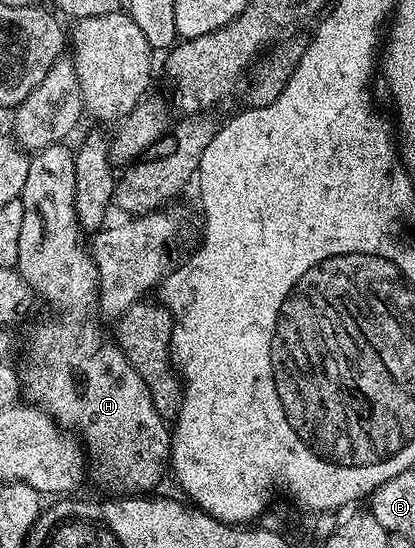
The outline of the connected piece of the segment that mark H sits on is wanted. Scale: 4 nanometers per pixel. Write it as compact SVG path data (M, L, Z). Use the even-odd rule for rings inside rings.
M65 143L60 144L53 144L52 146L48 146L44 150L40 150L39 152L33 153L33 155L30 156L30 165L28 166L28 179L24 182L24 190L21 194L21 201L22 205L24 206L24 223L22 225L22 229L20 230L20 254L18 255L18 263L16 265L16 271L21 274L21 276L24 278L24 282L26 285L30 288L31 293L35 297L39 296L40 299L43 300L44 303L47 304L50 308L58 308L54 312L54 316L50 316L47 318L47 320L42 320L39 322L39 324L34 324L30 328L30 333L26 336L26 365L21 365L20 368L20 388L21 391L24 393L25 399L27 401L33 402L35 405L38 406L44 406L44 411L58 423L63 429L71 430L70 428L75 428L76 431L79 432L80 435L82 435L81 443L85 445L87 449L88 447L91 448L92 451L95 452L94 456L94 464L96 467L98 467L98 476L102 480L106 480L106 484L108 487L111 488L111 493L114 494L150 494L155 491L154 487L157 486L158 483L161 482L162 479L165 478L165 476L168 476L168 473L171 471L170 466L170 433L172 431L171 425L167 423L167 421L164 419L163 413L159 412L157 406L154 404L154 396L152 393L148 390L148 386L144 382L144 378L141 376L141 374L135 370L135 368L132 366L132 362L128 362L128 358L125 356L125 354L122 353L121 348L118 347L117 344L114 343L113 339L108 338L108 332L106 329L106 332L104 329L101 328L100 325L98 325L99 317L96 315L96 309L98 308L98 271L96 270L94 266L94 257L92 255L91 249L89 247L86 248L84 245L82 245L82 236L83 233L80 231L78 227L78 219L76 218L76 212L74 210L74 199L76 198L76 166L74 165L74 158L71 152L71 149L66 149L67 145Z

